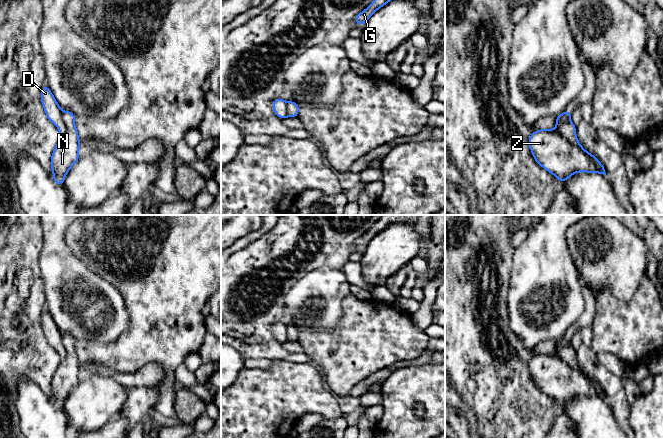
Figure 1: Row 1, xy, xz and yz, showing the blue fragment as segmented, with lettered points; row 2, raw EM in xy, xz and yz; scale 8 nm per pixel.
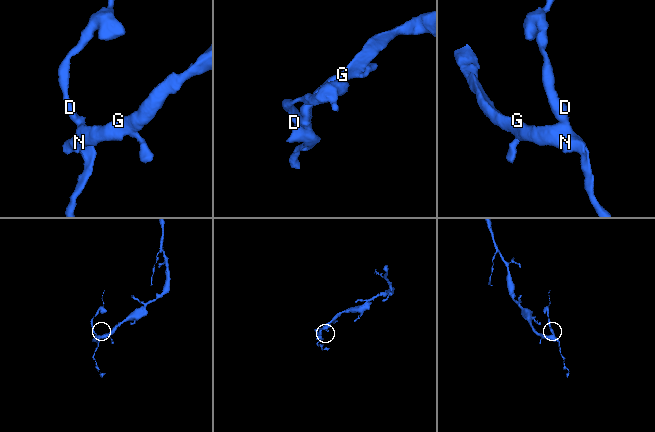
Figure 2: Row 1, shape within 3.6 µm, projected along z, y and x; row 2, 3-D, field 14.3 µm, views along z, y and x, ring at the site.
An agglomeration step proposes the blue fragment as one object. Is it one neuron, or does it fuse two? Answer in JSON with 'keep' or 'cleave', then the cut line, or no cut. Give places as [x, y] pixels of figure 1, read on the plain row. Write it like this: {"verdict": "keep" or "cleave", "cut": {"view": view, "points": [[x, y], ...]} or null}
{"verdict": "cleave", "cut": {"view": "yz", "points": [[556, 351], [573, 369], [583, 374]]}}

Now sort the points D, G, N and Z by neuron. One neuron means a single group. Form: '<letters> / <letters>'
D / G N Z

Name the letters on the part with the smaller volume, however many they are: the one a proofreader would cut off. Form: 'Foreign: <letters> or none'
Foreign: D

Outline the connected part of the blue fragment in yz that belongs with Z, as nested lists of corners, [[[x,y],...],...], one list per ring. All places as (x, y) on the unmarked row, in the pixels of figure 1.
[[[557,352],[533,356],[528,367],[535,385],[559,405],[565,406],[578,396],[602,398],[598,383],[573,370]]]

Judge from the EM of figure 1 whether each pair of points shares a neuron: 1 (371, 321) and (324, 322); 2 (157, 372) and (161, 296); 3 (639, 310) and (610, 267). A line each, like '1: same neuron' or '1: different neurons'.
1: different neurons
2: different neurons
3: different neurons

